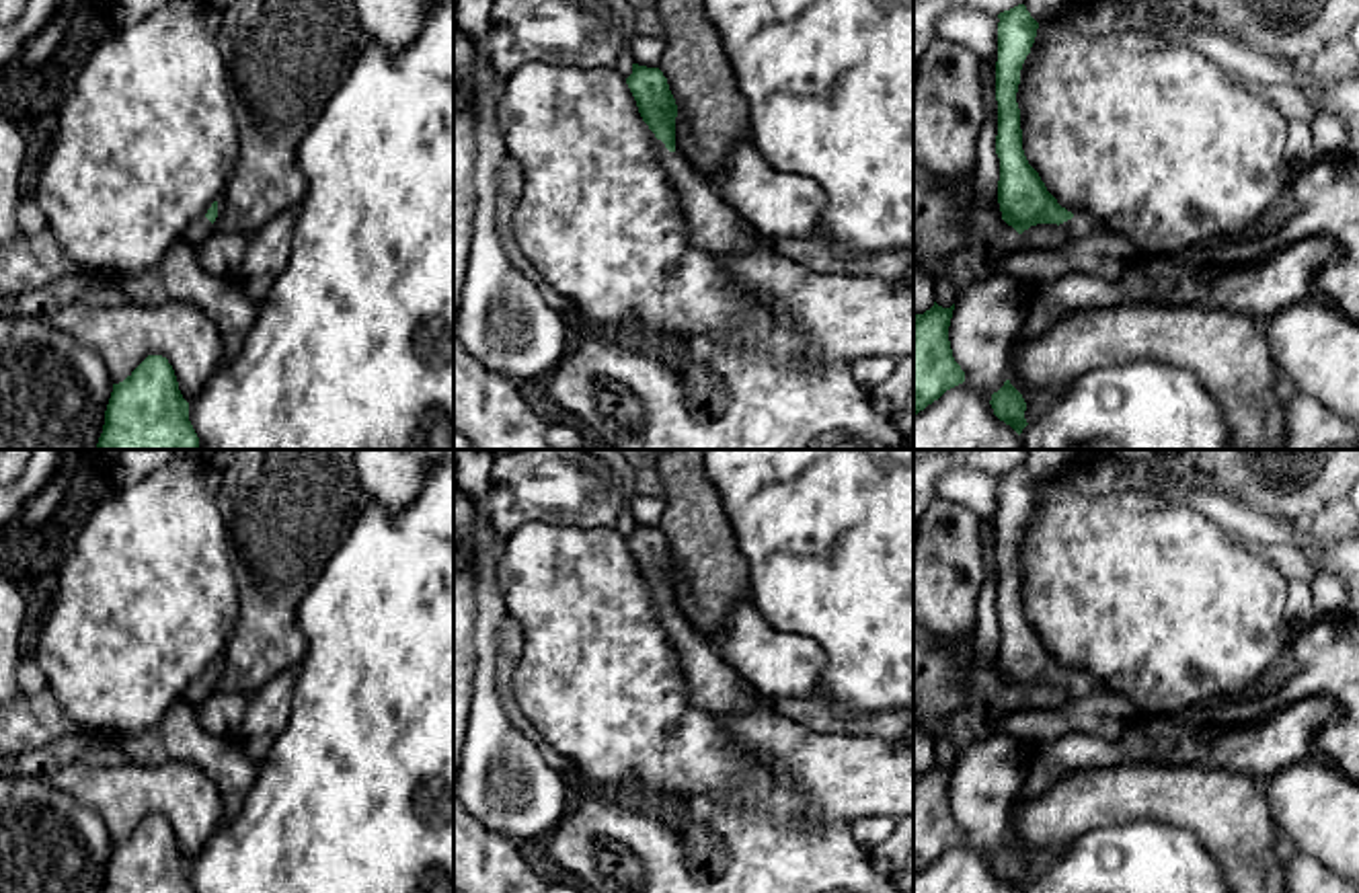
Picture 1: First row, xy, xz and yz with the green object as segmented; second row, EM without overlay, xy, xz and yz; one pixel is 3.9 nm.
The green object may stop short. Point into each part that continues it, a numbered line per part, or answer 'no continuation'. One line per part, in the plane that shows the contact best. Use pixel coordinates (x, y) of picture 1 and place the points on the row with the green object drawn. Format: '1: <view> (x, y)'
1: xz (715, 226)

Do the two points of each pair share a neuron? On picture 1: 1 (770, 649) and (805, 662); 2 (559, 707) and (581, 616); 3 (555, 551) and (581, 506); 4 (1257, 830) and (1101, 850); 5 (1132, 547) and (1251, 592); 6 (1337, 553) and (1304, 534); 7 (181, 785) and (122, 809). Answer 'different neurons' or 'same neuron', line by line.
1: same neuron
2: same neuron
3: different neurons
4: different neurons
5: same neuron
6: same neuron
7: same neuron

